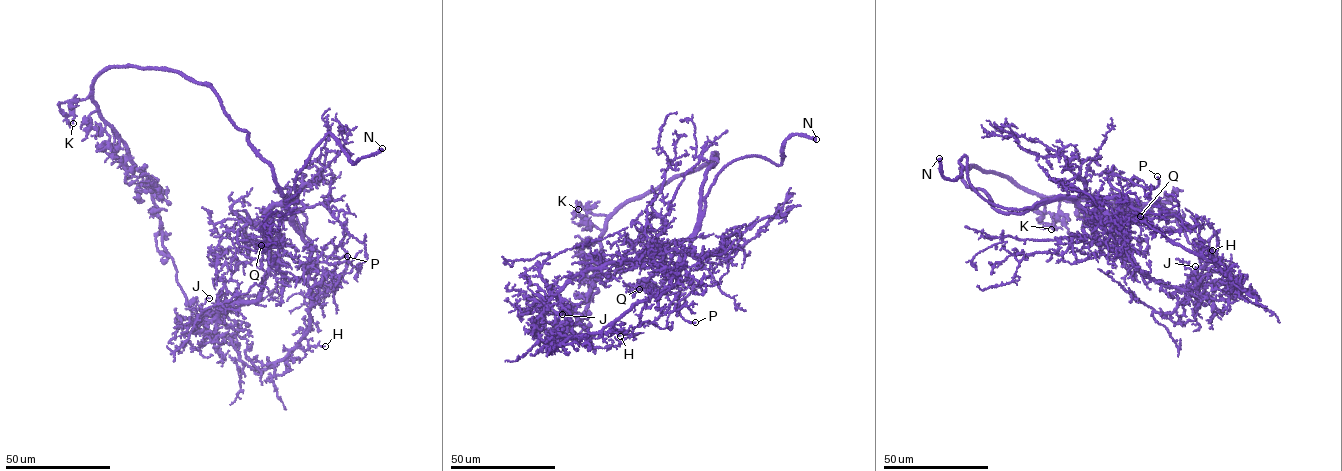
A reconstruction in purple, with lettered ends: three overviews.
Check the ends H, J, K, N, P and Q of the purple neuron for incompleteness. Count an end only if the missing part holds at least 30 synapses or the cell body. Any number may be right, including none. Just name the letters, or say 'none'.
J, N

